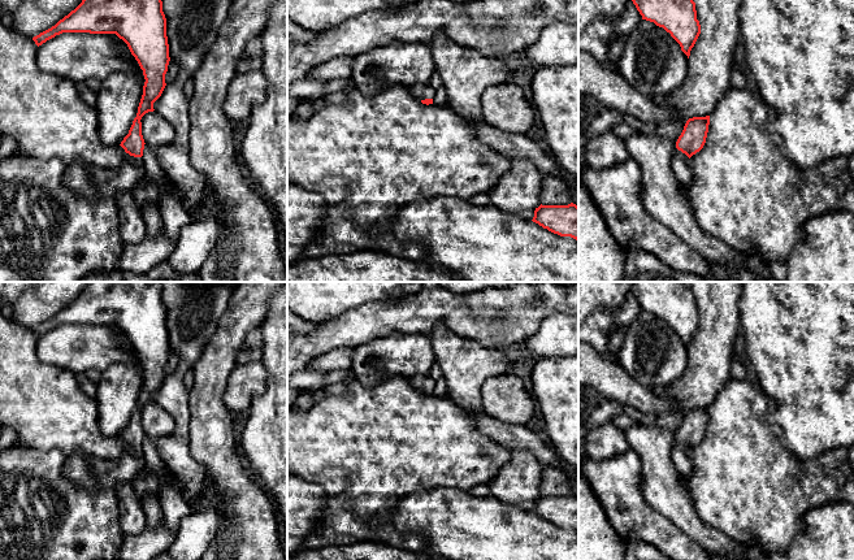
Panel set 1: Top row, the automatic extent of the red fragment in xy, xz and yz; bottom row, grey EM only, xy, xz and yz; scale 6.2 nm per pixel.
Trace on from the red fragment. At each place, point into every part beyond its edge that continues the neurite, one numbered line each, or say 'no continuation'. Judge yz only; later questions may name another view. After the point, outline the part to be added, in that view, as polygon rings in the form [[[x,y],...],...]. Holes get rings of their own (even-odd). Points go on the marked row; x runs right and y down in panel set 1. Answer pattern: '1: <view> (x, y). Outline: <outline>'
1: yz (680, 164). Outline: [[[675,149],[671,157],[671,169],[676,175],[677,181],[688,187],[693,182],[693,170],[690,166],[690,159],[679,149]]]

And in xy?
1: xy (48, 233). Outline: [[[127,153],[126,159],[118,169],[100,169],[92,166],[87,172],[87,177],[97,191],[95,200],[87,200],[70,191],[65,183],[66,164],[58,159],[42,160],[36,157],[26,157],[12,155],[0,161],[0,282],[79,282],[82,278],[104,272],[118,269],[125,243],[120,235],[120,213],[117,208],[117,194],[131,190],[146,174],[142,157],[134,157]]]

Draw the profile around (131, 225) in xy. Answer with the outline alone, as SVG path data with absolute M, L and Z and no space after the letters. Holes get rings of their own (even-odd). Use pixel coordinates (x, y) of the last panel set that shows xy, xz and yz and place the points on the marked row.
M130 190L117 194L120 235L125 244L138 244L146 236L146 223Z

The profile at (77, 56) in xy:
M62 32L36 49L42 71L82 83L90 78L105 79L122 71L135 74L144 86L144 75L131 53L121 53L125 42L116 34Z

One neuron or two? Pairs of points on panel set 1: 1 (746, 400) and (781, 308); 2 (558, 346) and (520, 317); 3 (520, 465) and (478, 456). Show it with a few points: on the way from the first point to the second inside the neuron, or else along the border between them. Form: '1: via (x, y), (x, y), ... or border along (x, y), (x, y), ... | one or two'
1: border along (758, 386), (776, 403), (776, 411) | two
2: border along (563, 313), (549, 316), (525, 342) | two
3: border along (511, 451), (510, 459), (488, 483) | two

